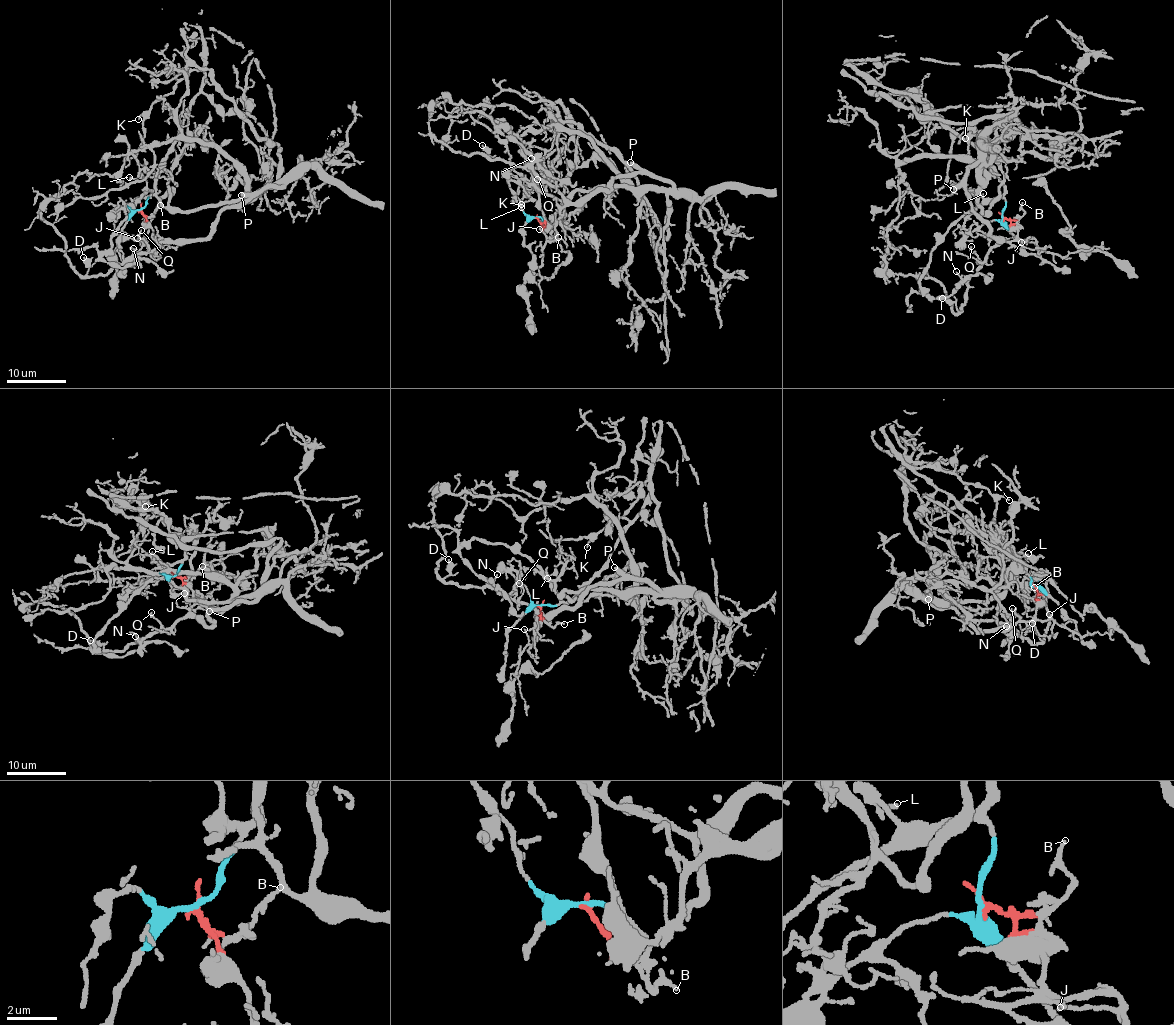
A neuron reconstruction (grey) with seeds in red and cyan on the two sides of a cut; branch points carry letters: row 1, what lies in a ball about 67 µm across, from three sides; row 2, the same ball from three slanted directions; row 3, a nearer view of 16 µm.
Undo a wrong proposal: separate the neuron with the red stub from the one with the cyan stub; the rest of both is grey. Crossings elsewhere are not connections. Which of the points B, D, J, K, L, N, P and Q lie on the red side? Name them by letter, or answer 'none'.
B, D, J, N, P, Q

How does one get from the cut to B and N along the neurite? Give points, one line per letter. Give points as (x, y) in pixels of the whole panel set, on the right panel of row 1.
B: (1002, 216), (1019, 218), (1022, 202)
N: (1002, 216), (1016, 229), (1017, 237), (990, 249), (967, 279), (956, 271)

